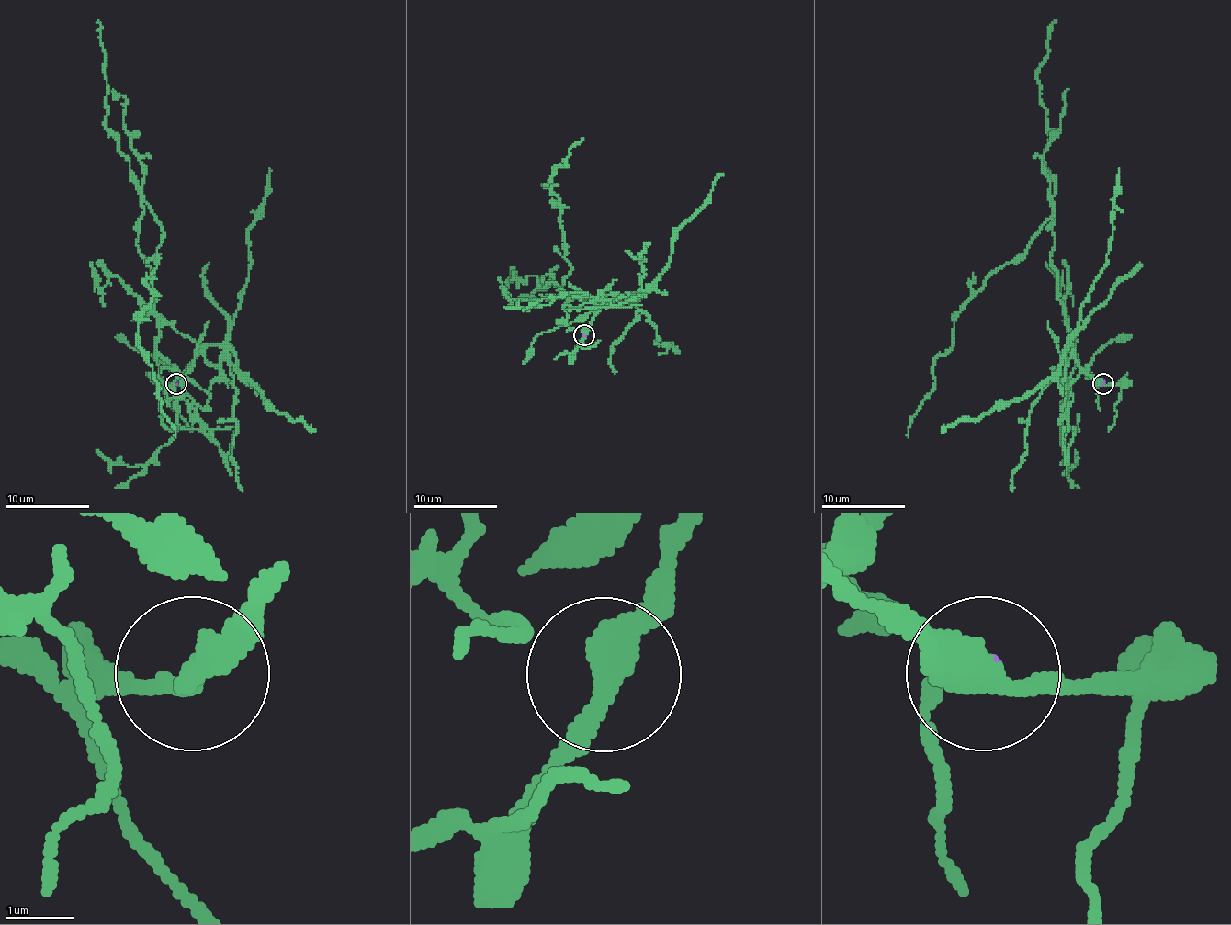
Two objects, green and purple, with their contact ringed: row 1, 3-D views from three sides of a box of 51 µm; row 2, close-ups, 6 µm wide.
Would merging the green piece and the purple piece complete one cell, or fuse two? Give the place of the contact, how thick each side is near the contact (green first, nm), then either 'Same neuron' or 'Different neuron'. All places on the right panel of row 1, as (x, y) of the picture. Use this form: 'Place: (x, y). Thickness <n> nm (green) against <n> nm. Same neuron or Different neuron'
Place: (1102, 384). Thickness 400 nm (green) against 60 nm. Different neuron

